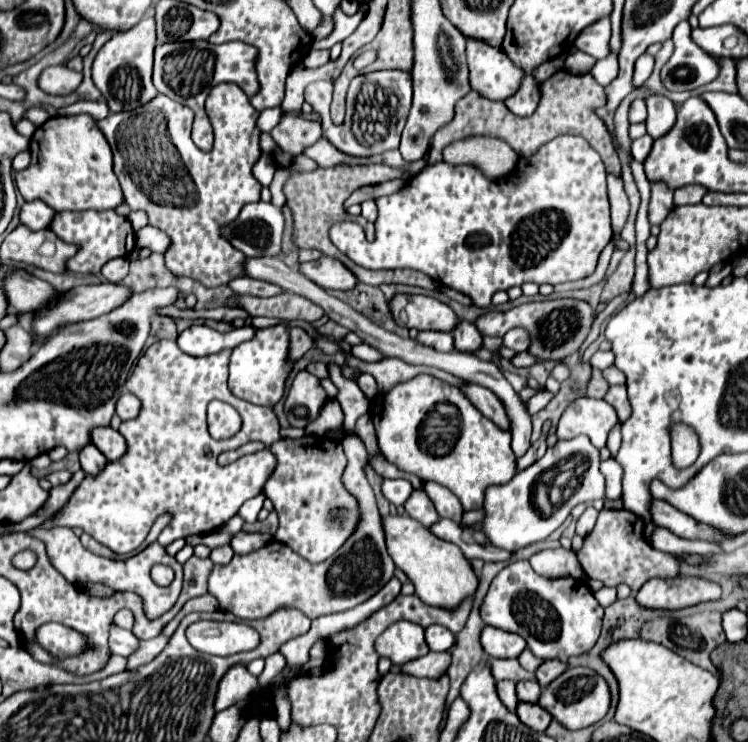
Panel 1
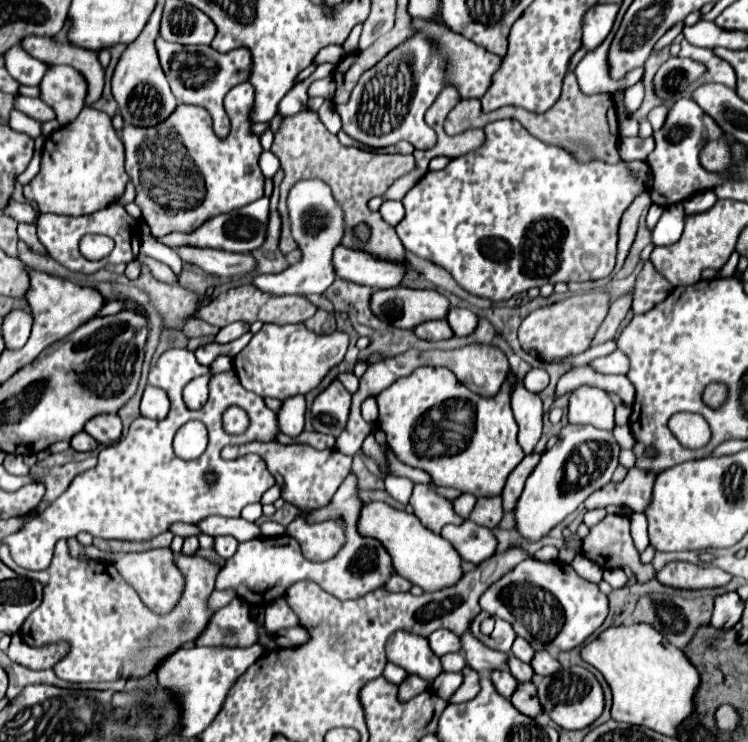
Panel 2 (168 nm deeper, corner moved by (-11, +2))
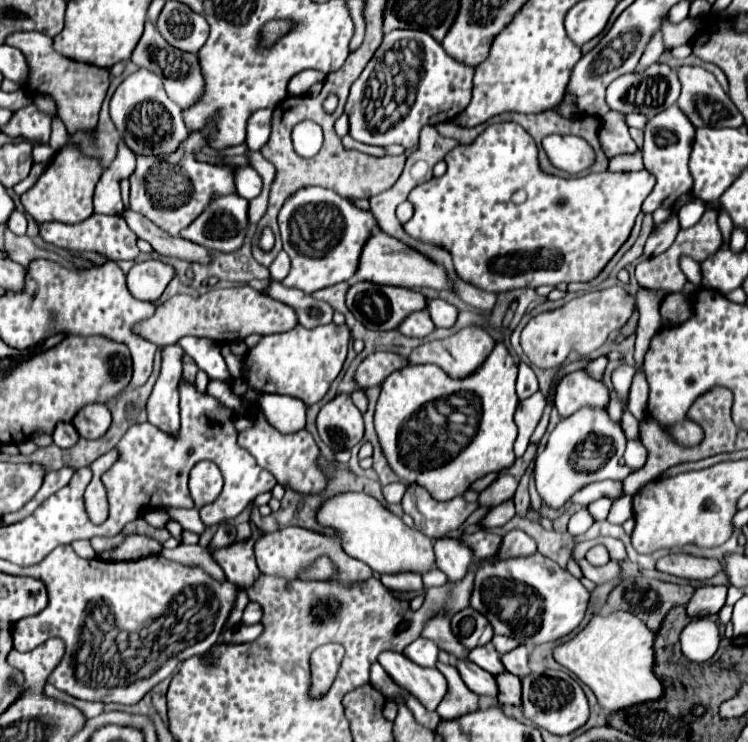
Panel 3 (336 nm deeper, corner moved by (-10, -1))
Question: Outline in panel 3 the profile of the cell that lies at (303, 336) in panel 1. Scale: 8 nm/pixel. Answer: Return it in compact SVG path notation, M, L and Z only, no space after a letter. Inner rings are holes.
M271 281L269 287L265 289L265 295L271 295L273 299L283 301L285 305L291 305L297 313L299 325L303 325L305 329L331 323L331 317L333 317L331 305L325 301L317 301L311 295L305 295L295 287L285 287L279 281Z

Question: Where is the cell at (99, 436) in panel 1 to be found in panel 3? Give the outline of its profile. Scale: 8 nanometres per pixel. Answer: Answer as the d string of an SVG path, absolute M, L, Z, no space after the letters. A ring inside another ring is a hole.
M89 403L81 411L77 411L77 415L71 423L81 437L97 439L109 429L111 413L103 403Z

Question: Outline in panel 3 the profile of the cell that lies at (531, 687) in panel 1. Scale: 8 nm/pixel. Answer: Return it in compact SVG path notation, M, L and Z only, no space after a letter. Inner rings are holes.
M491 643L479 645L479 647L471 649L469 655L467 655L467 659L469 659L469 661L475 661L481 669L485 669L485 671L489 671L489 673L493 673L493 675L505 671L503 665L501 665L499 653L495 651L495 647L491 647Z

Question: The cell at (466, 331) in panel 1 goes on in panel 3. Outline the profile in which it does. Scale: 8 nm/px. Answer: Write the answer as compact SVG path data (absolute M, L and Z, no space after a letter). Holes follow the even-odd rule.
M427 299L425 309L429 311L435 327L451 327L457 319L457 309L443 299Z

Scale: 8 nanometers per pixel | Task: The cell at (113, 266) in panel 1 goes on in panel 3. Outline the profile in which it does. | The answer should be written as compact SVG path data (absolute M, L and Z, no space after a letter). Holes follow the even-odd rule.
M147 259L135 263L127 273L127 287L135 299L157 301L169 281L175 277L175 269L163 261Z

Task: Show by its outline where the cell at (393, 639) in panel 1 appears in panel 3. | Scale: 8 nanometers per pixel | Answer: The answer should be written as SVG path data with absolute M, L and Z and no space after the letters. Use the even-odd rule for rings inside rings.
M383 651L377 661L387 671L387 675L401 689L411 693L427 711L435 711L449 691L445 677L437 669L417 667L401 653Z

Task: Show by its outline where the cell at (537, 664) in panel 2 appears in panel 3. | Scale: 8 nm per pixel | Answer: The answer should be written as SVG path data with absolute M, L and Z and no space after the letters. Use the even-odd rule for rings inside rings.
M515 647L513 651L507 651L501 655L501 663L505 667L505 671L521 677L521 675L529 675L529 667L527 667L527 649L525 647Z

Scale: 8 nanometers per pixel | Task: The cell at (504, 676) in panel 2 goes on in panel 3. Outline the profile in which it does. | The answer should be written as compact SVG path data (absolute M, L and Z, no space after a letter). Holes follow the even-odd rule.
M457 659L455 661L455 669L459 671L463 683L477 695L489 695L489 697L497 697L497 683L495 677L487 671L483 671L481 667L477 667L475 663L471 663L469 659Z

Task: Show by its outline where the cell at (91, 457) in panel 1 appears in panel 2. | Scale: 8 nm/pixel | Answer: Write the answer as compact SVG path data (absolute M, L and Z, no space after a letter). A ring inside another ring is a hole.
M80 432L80 434L76 434L76 436L70 440L70 446L72 446L74 450L78 450L78 452L92 452L92 450L98 448L98 442L92 440L92 436L88 436L86 432Z

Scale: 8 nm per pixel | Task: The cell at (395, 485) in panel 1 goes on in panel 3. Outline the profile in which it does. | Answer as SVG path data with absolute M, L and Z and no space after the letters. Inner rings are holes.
M391 483L391 485L383 487L383 497L387 503L401 503L405 489L407 489L405 483Z

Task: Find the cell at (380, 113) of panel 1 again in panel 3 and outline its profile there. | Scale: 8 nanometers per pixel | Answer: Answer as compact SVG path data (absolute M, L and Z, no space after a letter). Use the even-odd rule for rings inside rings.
M393 31L389 35L385 35L383 45L375 51L373 59L367 63L367 67L363 69L363 73L359 75L359 79L351 85L351 93L345 105L345 113L349 115L349 135L361 143L367 145L379 145L379 147L387 147L387 145L403 145L405 149L413 147L419 143L419 131L425 125L437 125L437 123L445 123L451 121L455 115L459 115L459 111L463 111L467 107L467 103L471 101L471 89L473 89L473 71L475 67L467 67L463 63L457 63L455 59L451 59L445 49L441 47L439 41L435 41L431 35L427 35L425 31ZM407 39L407 47L409 43L413 43L415 47L411 49L411 53L415 53L415 57L421 61L419 65L419 81L417 81L417 89L415 89L415 101L409 105L409 111L401 117L401 119L369 119L367 117L367 107L365 107L365 97L367 97L367 87L369 87L369 79L375 73L375 67L381 63L381 57L395 47L397 43Z

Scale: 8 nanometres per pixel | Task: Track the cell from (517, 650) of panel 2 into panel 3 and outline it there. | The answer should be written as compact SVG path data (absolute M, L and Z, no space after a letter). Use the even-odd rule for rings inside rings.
M495 635L495 639L491 639L491 643L495 645L497 653L511 651L511 649L515 649L515 645L519 645L519 643L515 643L515 639L511 639L511 637L501 637L501 635Z

